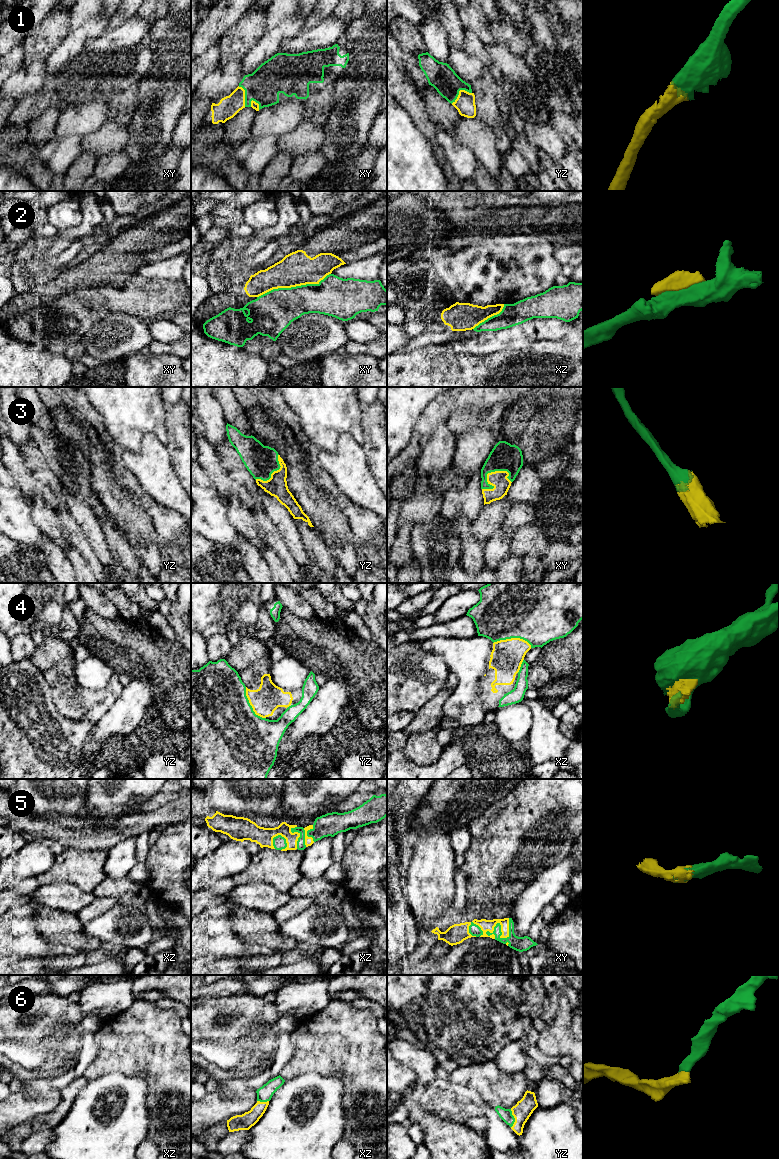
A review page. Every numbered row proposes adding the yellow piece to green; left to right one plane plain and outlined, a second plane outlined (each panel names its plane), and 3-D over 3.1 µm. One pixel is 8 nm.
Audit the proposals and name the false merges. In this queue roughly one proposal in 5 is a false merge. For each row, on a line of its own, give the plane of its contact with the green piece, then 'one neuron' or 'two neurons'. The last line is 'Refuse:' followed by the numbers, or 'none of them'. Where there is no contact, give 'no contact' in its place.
1: contact in yz; one neuron
2: contact in xy; two neurons
3: contact in xy; one neuron
4: contact in xz; two neurons
5: contact in xy; one neuron
6: contact in yz; one neuron
Refuse: 2, 4

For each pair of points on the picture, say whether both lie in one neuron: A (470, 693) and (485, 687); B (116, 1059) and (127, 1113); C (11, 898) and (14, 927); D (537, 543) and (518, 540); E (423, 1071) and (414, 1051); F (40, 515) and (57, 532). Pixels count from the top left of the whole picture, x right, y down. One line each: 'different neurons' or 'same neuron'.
A: different neurons
B: different neurons
C: different neurons
D: same neuron
E: same neuron
F: same neuron

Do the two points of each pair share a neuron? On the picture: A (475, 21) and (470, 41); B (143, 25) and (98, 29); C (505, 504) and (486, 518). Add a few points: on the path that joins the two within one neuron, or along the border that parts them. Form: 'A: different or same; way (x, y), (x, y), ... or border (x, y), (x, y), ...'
A: different; border (465, 28), (470, 28), (485, 46)
B: different; border (106, 31), (92, 40)
C: same; way (500, 508), (491, 517)

